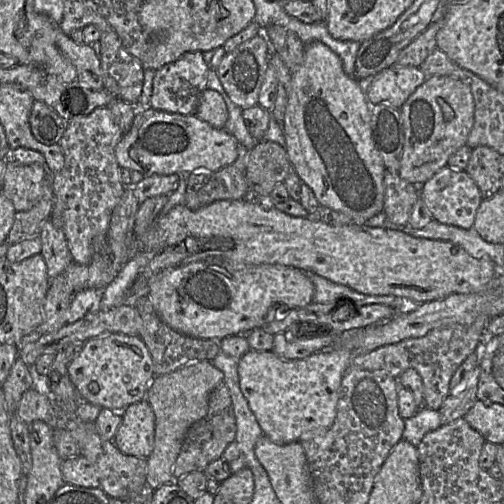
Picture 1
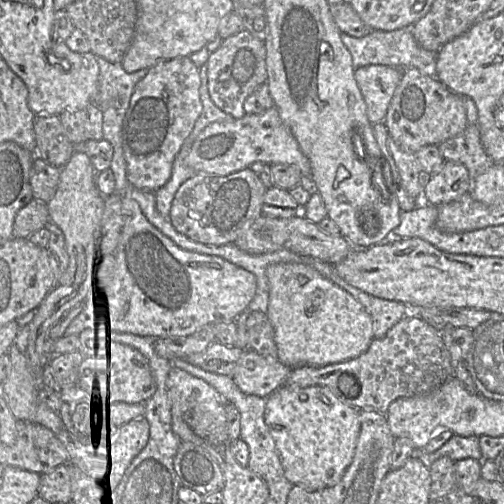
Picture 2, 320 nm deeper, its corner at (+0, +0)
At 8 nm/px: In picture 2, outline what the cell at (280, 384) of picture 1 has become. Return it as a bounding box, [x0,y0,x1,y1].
[265,384,360,491]

